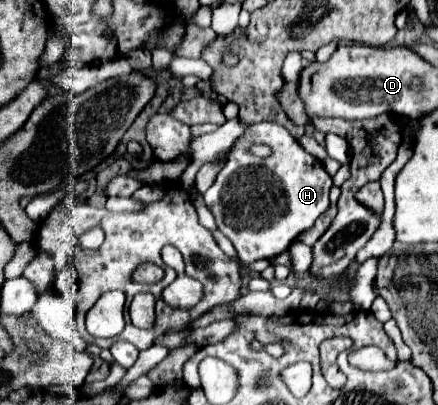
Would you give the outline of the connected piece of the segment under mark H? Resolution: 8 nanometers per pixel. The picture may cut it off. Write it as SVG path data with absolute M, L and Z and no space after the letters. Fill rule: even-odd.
M258 123L250 125L232 145L228 163L218 173L214 185L204 193L206 207L214 213L218 229L232 241L242 261L252 263L256 259L274 259L276 255L284 253L294 239L310 229L316 219L328 209L328 193L332 187L332 177L326 173L322 161L312 157L304 151L304 147L282 127L274 123ZM252 145L268 145L272 155L260 159L250 153Z

